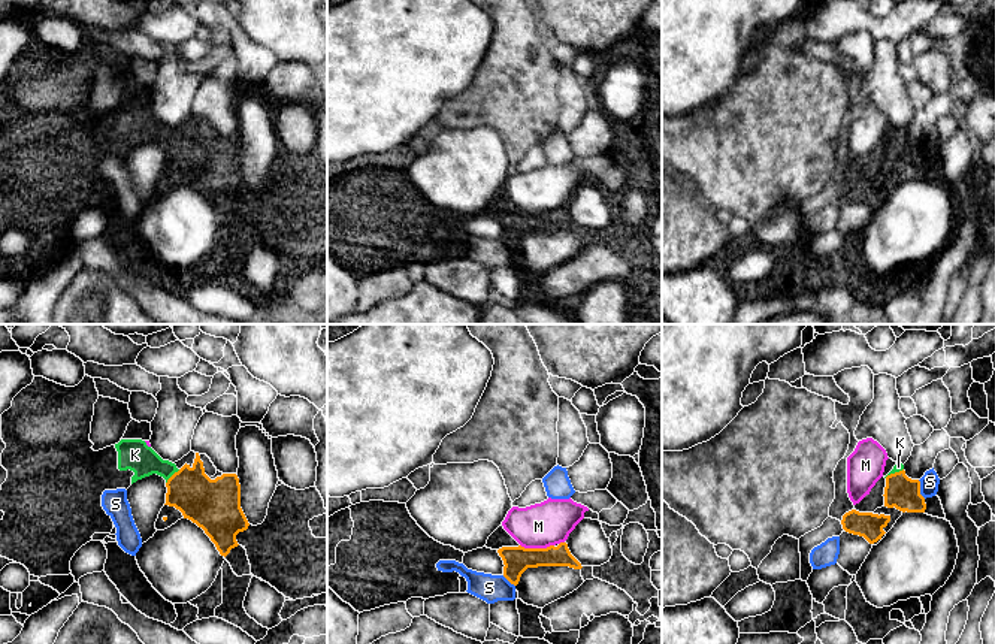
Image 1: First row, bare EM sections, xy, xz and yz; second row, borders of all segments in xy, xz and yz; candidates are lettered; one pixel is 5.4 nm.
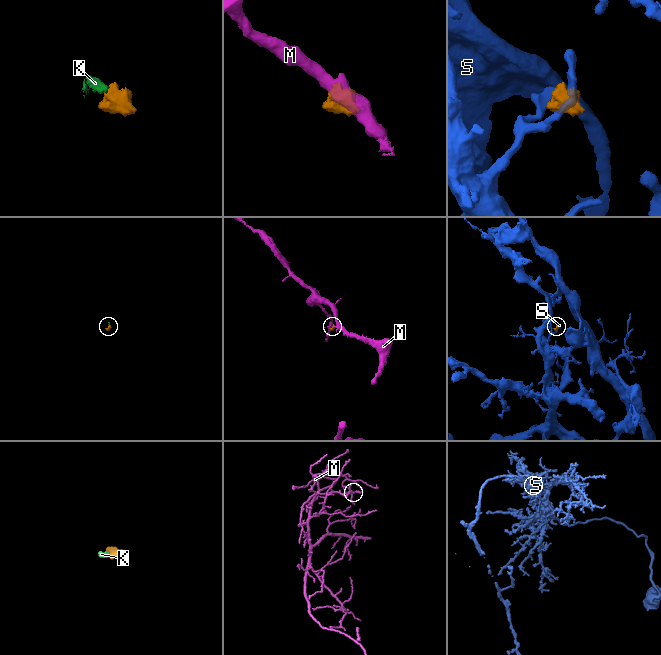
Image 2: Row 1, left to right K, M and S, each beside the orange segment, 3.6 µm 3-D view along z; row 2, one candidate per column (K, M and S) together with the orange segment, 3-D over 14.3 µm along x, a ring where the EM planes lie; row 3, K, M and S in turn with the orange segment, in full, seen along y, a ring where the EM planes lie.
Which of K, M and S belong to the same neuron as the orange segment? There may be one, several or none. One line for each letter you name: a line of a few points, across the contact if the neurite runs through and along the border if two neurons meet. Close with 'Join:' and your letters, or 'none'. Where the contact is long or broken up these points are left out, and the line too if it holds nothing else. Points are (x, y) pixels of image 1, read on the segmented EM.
K: line xy (206, 502), (172, 475), (135, 454)
Join: K

